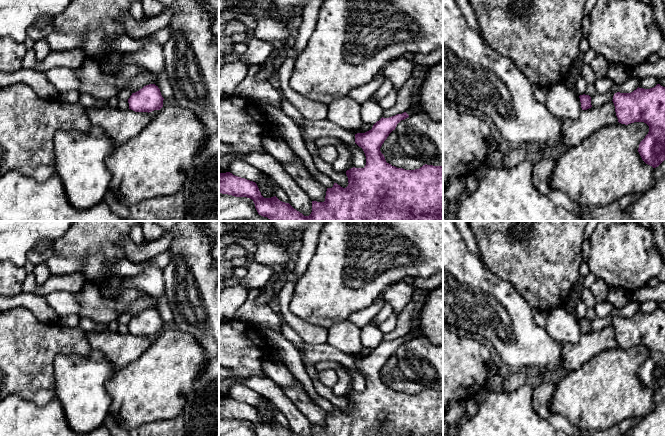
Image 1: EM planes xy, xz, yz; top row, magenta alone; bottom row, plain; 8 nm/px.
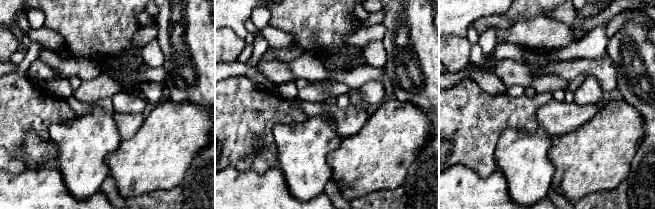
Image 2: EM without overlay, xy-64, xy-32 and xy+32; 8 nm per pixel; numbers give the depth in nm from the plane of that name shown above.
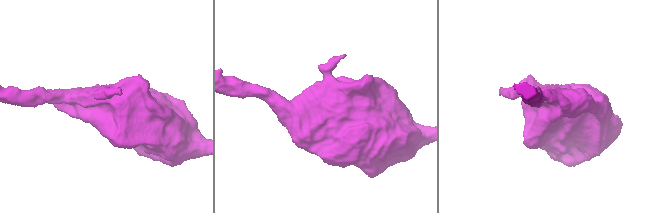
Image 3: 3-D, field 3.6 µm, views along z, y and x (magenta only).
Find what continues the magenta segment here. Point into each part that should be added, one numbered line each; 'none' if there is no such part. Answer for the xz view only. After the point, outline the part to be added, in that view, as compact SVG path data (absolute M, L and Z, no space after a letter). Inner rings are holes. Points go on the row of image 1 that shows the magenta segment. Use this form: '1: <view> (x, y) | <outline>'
none

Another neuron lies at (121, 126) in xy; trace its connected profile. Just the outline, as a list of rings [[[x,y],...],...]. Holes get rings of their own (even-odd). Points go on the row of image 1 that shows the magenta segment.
[[[109,105],[89,110],[88,117],[92,125],[102,129],[116,144],[138,136],[152,119],[148,112],[122,111]]]

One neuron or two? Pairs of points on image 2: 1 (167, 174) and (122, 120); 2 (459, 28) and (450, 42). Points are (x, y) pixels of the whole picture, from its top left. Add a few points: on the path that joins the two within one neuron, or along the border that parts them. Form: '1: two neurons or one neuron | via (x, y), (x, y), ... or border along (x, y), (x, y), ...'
1: two neurons | border along (144, 119), (132, 136), (122, 140)
2: two neurons | border along (449, 34), (465, 37)

